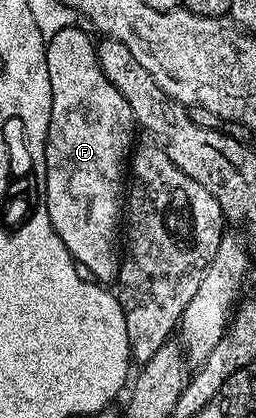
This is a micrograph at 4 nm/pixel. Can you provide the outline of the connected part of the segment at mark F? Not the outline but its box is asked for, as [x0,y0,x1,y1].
[45,26,137,285]

